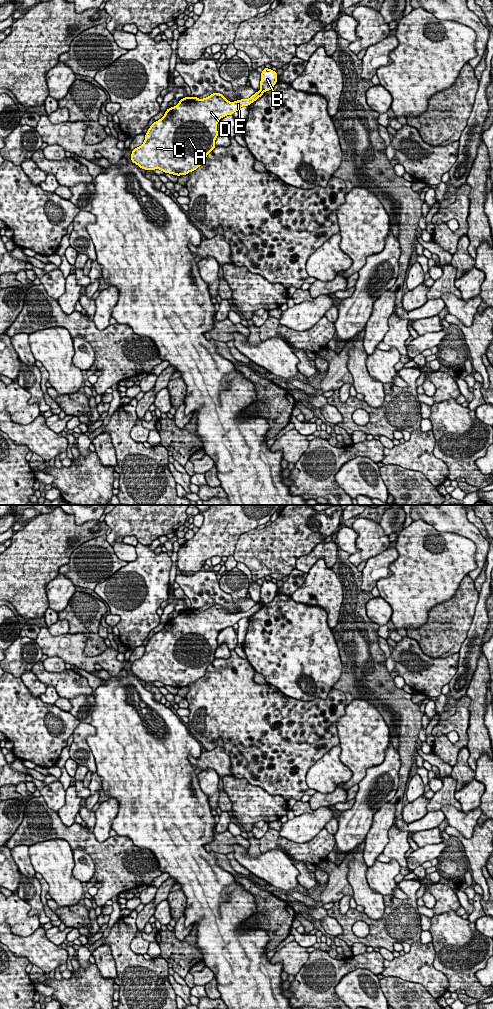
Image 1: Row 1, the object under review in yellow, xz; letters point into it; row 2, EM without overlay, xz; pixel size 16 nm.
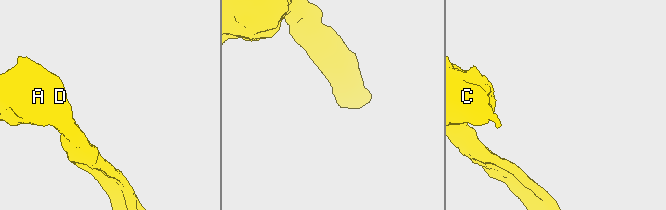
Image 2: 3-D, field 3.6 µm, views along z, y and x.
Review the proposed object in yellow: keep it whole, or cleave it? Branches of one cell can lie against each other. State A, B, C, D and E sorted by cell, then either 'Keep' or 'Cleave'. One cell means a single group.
Groups: A C D E / B. Cleave

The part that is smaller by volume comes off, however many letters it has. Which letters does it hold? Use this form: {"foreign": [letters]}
{"foreign": ["B"]}

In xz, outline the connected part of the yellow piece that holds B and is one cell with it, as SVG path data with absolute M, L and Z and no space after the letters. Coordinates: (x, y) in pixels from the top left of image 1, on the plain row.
M264 580L261 585L260 602L263 604L271 602L277 595L277 590L276 583Z

